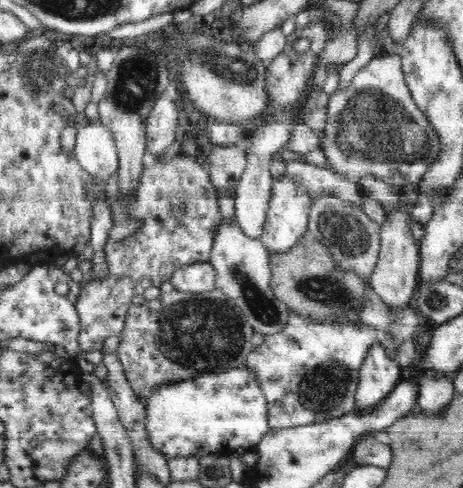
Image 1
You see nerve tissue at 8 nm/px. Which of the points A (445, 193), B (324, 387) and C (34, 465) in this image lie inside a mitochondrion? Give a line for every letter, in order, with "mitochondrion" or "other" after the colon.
A: other
B: mitochondrion
C: other

